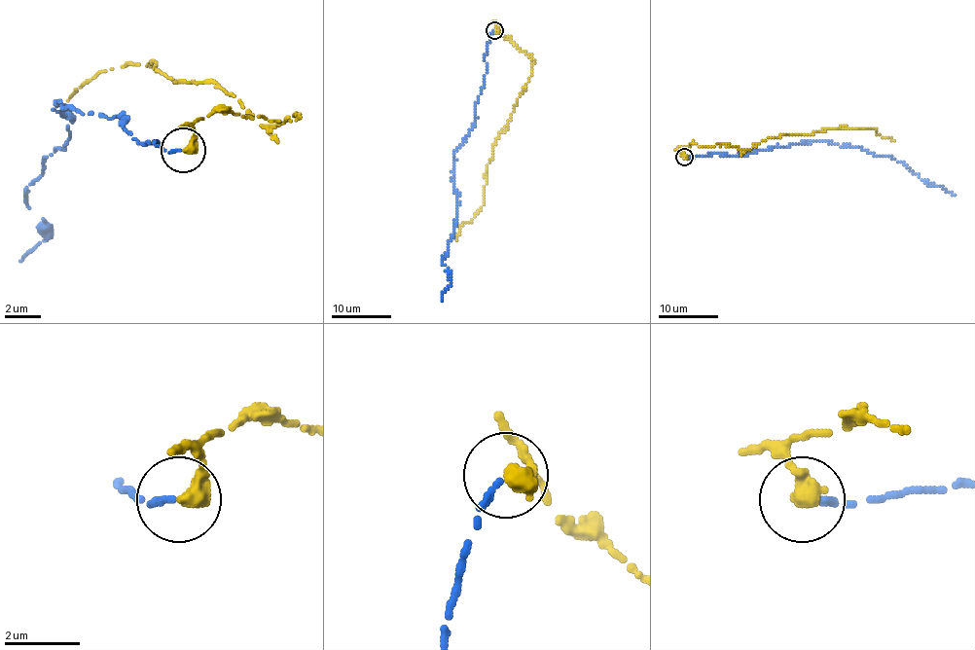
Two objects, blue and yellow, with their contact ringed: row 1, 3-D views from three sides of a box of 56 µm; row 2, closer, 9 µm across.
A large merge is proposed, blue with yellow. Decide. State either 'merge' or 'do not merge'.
do not merge

